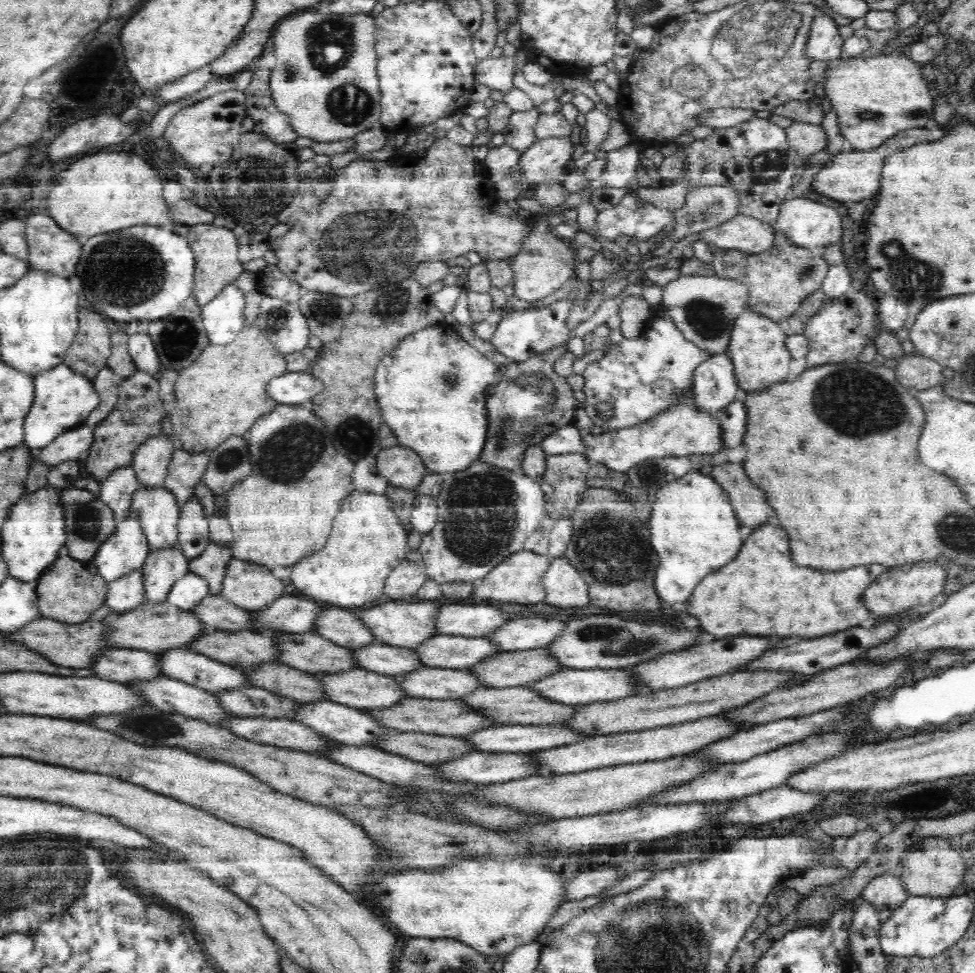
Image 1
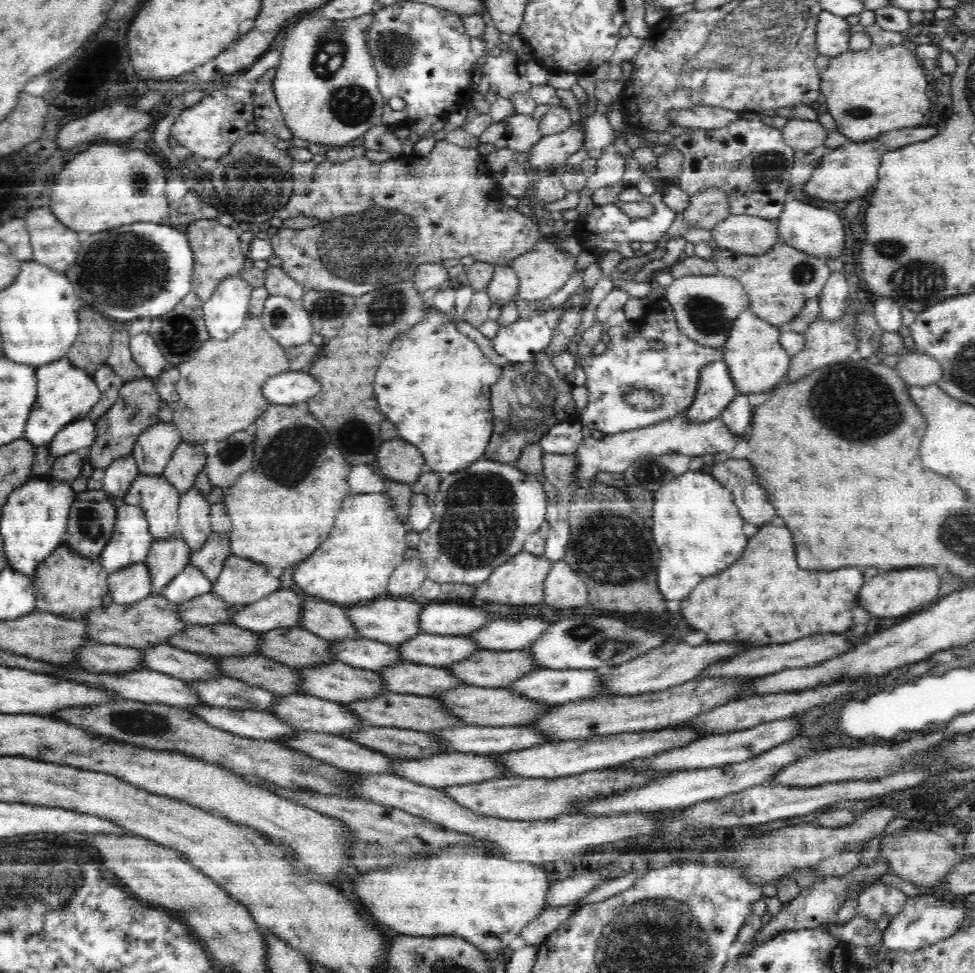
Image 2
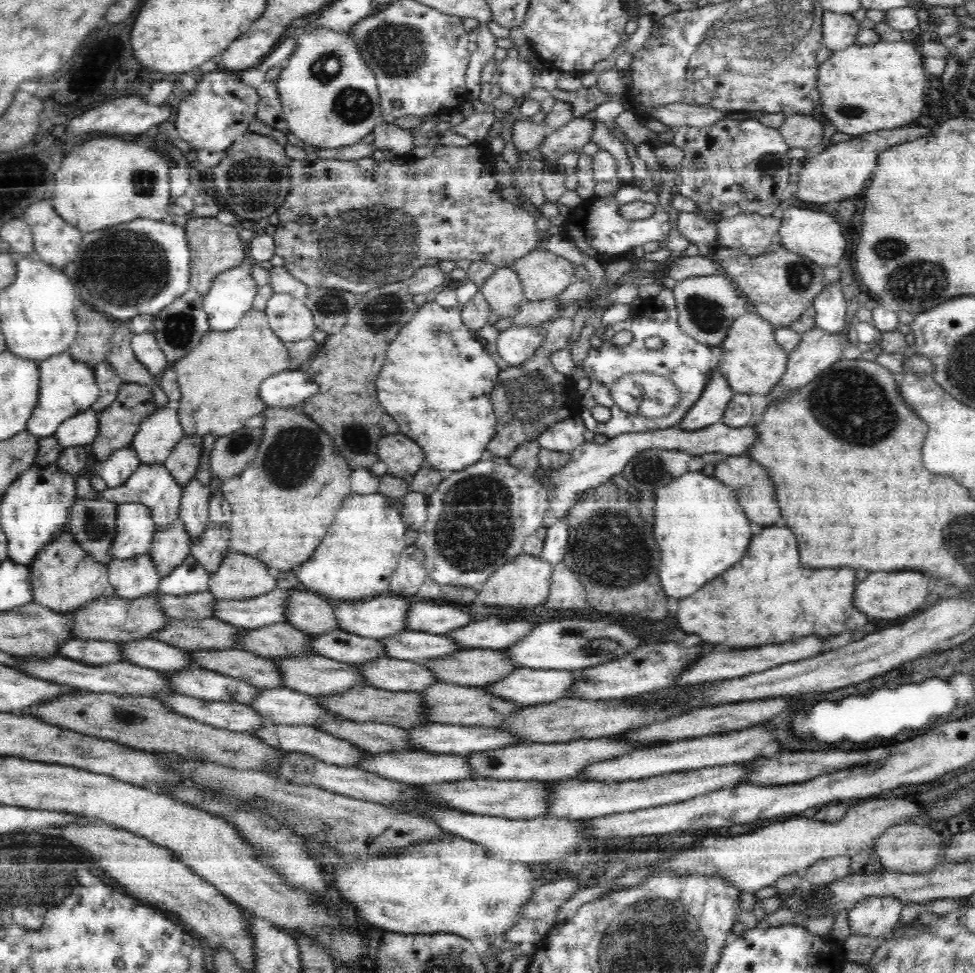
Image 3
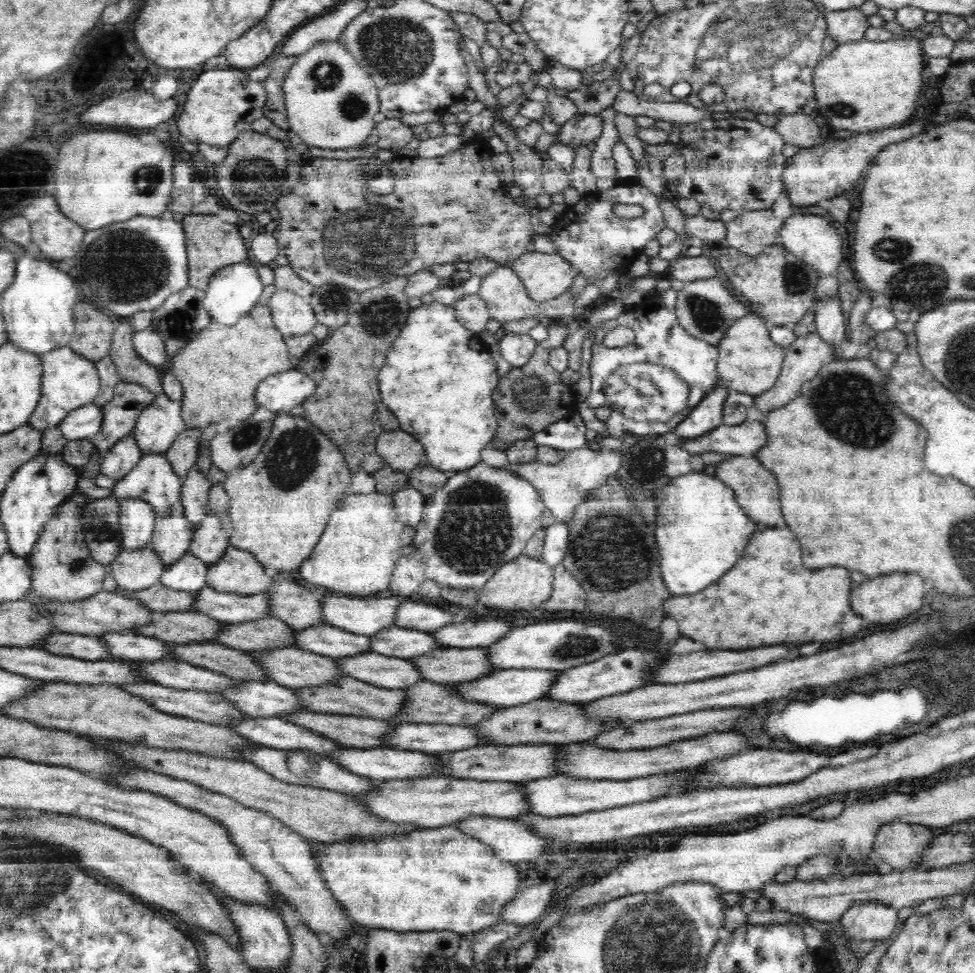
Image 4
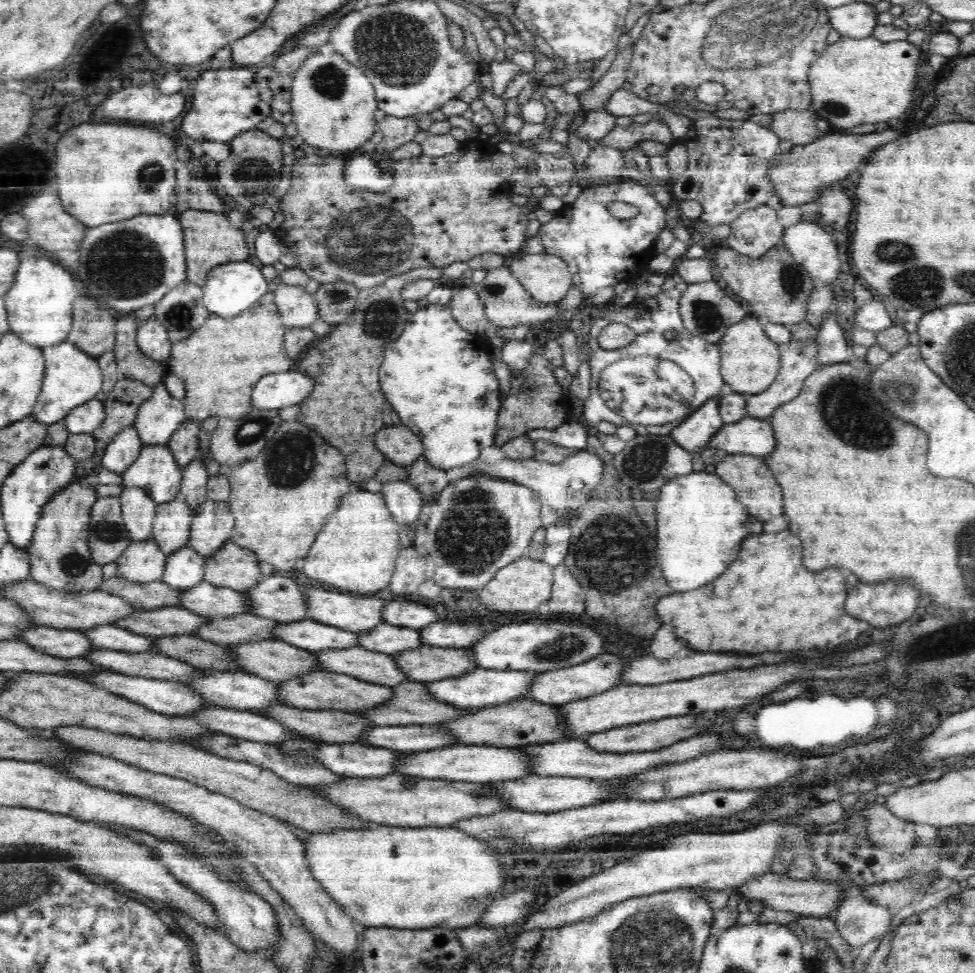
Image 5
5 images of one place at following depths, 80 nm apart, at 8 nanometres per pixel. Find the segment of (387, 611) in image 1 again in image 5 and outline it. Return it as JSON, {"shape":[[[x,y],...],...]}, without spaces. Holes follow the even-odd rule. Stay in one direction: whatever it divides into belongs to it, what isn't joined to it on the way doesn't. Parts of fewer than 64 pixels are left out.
{"shape":[[[308,590],[306,612],[312,620],[355,633],[383,622],[379,612],[388,600],[364,598],[364,595],[340,594],[340,591]]]}

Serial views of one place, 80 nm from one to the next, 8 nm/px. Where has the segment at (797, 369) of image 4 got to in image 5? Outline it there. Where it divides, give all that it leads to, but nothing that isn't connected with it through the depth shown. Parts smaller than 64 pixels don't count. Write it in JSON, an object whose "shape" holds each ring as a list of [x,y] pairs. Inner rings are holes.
{"shape":[[[792,339],[789,343],[779,345],[779,349],[781,361],[778,376],[775,376],[774,382],[764,392],[746,395],[744,398],[746,414],[750,418],[768,420],[768,417],[778,407],[794,400],[794,397],[798,397],[806,378],[820,367],[815,360],[815,357],[818,356],[818,347],[815,346],[815,340]]]}

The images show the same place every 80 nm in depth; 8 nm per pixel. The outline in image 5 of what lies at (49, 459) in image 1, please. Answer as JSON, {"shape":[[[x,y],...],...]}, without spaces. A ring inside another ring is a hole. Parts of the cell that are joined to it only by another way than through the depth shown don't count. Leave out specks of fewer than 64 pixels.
{"shape":[[[101,396],[73,408],[64,418],[69,434],[91,434],[105,419],[104,399]]]}

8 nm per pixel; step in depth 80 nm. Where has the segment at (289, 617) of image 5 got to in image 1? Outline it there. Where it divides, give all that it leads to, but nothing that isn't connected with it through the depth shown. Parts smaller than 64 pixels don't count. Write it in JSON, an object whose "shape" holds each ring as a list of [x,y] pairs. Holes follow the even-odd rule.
{"shape":[[[320,604],[316,618],[316,633],[322,639],[334,642],[350,651],[362,649],[376,643],[375,637],[355,618],[352,610],[332,604]]]}

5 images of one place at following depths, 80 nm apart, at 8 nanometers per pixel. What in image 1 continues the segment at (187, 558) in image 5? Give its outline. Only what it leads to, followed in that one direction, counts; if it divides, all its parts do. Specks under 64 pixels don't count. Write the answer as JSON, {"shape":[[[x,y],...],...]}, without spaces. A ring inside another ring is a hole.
{"shape":[[[188,572],[171,586],[167,601],[178,608],[189,610],[202,602],[208,594],[208,581],[196,573]]]}

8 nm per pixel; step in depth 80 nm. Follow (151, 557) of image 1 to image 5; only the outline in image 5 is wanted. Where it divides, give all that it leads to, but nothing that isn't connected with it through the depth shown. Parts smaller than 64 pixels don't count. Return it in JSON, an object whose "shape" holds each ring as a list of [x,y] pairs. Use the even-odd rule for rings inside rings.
{"shape":[[[178,498],[158,505],[151,538],[168,557],[179,547],[188,545],[192,522],[190,506],[184,500]]]}

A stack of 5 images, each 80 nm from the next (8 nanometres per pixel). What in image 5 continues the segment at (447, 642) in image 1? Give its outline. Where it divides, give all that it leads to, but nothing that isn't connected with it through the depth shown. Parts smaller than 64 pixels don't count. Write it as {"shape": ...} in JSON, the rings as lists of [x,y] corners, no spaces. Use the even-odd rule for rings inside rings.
{"shape":[[[386,622],[363,629],[355,635],[358,637],[358,644],[365,650],[389,655],[425,646],[420,640],[419,630],[397,627]]]}

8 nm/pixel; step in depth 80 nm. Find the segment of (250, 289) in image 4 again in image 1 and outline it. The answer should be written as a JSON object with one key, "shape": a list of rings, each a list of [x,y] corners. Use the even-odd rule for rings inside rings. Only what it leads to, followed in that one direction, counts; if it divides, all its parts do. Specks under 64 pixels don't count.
{"shape":[[[228,281],[214,300],[202,307],[201,319],[209,344],[230,344],[245,328],[245,294]]]}

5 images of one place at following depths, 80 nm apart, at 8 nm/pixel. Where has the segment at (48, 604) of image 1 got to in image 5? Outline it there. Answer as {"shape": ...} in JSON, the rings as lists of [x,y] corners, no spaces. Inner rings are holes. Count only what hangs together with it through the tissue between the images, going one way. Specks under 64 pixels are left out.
{"shape":[[[78,476],[50,497],[35,526],[34,537],[26,547],[32,580],[66,591],[92,592],[98,589],[103,580],[103,566],[93,562],[87,542],[90,516],[98,499],[95,488],[84,477],[80,479]]]}

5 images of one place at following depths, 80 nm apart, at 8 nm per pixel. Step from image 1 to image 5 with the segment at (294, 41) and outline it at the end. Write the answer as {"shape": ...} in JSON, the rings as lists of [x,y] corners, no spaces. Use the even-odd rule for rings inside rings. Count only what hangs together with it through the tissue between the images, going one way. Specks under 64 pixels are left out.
{"shape":[[[328,48],[325,51],[316,52],[304,60],[304,64],[293,74],[290,93],[292,94],[290,102],[292,122],[298,130],[297,134],[303,138],[304,143],[321,149],[326,155],[354,153],[374,134],[376,124],[378,125],[374,118],[374,114],[378,110],[378,100],[370,79],[358,68],[347,63],[342,56],[336,55],[333,50]]]}

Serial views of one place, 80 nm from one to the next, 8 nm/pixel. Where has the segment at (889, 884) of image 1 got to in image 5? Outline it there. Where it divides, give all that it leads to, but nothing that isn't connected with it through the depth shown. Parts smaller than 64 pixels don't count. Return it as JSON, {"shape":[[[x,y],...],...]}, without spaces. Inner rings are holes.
{"shape":[[[852,894],[840,904],[834,922],[847,944],[862,947],[890,930],[892,914],[887,907]]]}

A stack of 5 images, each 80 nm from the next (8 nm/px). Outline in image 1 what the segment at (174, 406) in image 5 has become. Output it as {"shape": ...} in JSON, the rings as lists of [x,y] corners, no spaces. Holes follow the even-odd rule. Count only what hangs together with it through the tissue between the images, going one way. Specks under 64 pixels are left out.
{"shape":[[[160,431],[135,449],[132,467],[140,485],[164,485],[176,444],[180,444],[177,436],[174,442]]]}

